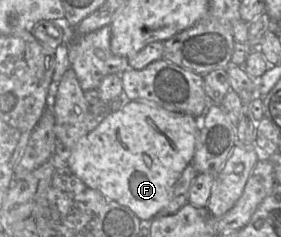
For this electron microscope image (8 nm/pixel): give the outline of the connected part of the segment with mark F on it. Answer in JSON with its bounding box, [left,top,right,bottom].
[66,100,199,220]

